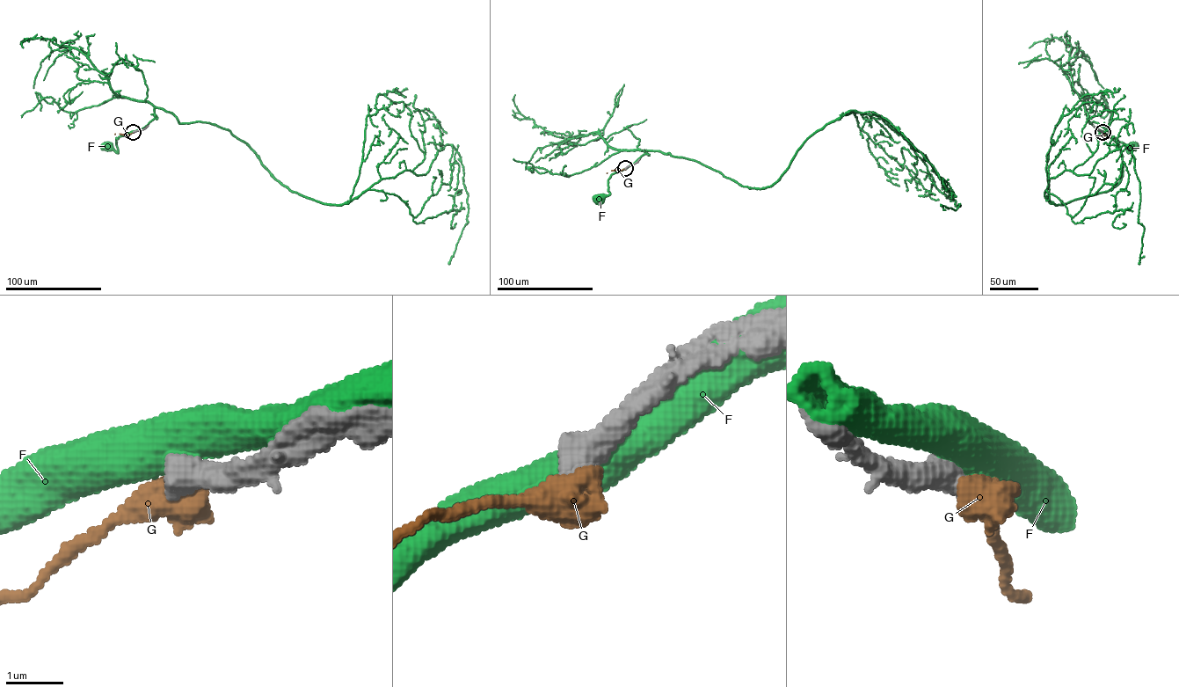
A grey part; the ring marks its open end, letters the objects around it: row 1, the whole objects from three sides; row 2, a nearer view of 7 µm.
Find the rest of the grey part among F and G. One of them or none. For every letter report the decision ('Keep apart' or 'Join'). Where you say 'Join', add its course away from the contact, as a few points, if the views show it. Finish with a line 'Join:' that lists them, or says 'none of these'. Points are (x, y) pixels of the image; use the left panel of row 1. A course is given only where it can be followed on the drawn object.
F: Keep apart
G: Keep apart
Join: none of these

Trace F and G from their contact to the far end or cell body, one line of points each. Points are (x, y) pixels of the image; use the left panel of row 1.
F: (134, 131), (116, 138), (118, 152), (107, 145)
G: (134, 132), (126, 135), (115, 134)

